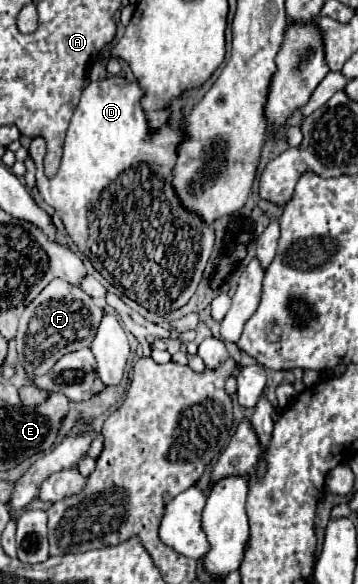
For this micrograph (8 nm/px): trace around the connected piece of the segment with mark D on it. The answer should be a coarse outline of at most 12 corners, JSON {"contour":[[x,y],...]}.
{"contour":[[87,82],[61,166],[39,194],[89,256],[89,212],[117,176],[149,164],[171,180],[183,134],[151,134],[139,84]]}

